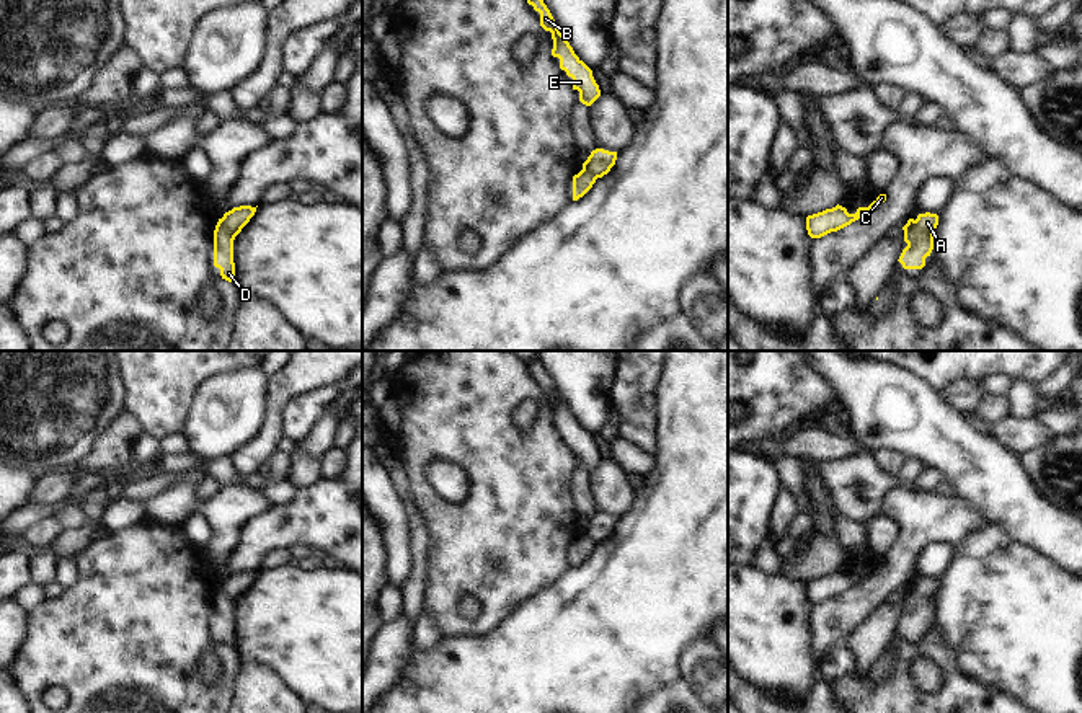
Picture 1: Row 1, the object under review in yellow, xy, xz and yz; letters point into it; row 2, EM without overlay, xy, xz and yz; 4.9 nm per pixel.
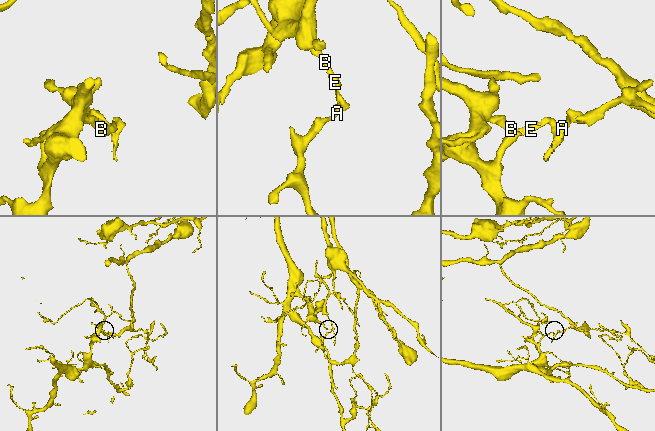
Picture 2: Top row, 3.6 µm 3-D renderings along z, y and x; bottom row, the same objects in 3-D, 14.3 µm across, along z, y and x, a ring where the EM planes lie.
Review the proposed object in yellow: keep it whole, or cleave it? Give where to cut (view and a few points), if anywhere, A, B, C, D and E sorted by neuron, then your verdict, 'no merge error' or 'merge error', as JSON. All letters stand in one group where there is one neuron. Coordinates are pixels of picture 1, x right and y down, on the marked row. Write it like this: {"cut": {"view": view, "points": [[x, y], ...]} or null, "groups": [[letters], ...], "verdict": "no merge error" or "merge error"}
{"cut": {"view": "xy", "points": [[217, 222], [234, 239]]}, "groups": [["A", "D"], ["B", "C", "E"]], "verdict": "merge error"}

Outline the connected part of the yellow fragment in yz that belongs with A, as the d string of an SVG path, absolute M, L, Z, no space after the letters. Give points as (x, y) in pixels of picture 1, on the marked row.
M919 214L914 225L904 230L904 241L907 246L899 256L899 263L904 269L922 269L925 266L925 258L930 256L933 250L933 232L938 225L937 214Z

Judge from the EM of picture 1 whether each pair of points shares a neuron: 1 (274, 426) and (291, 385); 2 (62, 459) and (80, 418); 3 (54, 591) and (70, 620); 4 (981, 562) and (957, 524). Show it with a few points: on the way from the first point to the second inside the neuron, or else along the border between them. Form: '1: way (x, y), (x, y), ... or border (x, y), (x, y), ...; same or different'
1: way (274, 416), (274, 402), (281, 395); same
2: way (62, 449), (62, 436), (70, 428); same
3: border (66, 591), (56, 599), (46, 601); different
4: border (989, 524), (952, 547); different

